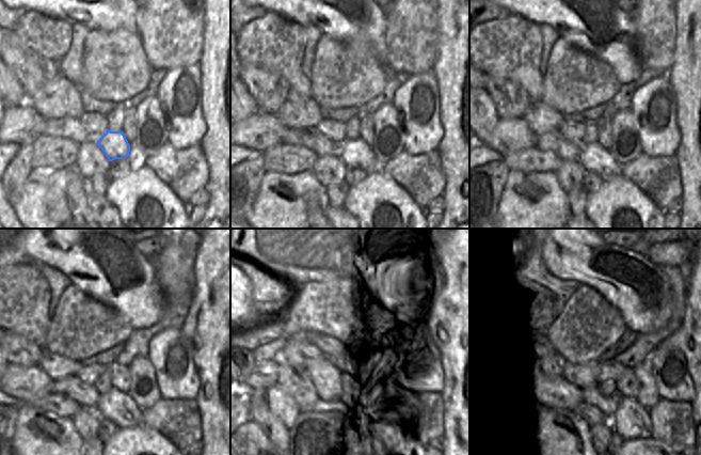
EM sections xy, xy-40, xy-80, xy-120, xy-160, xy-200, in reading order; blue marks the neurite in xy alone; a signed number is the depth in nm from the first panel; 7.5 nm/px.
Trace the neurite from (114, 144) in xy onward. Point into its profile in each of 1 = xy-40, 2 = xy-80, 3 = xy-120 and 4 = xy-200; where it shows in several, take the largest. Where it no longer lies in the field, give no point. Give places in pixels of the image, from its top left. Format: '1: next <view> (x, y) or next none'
1: next xy-40 (356, 153)
2: next xy-80 (593, 157)
3: next xy-120 (116, 405)
4: next xy-200 (608, 405)

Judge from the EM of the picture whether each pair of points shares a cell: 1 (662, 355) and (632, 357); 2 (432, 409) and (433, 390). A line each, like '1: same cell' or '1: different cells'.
1: different cells
2: different cells

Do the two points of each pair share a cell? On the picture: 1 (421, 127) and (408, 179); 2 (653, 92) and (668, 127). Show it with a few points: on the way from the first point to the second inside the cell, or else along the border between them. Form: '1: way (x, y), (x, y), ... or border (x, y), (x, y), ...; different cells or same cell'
1: border (404, 150), (410, 154), (437, 151); different cells
2: way (656, 102), (657, 122); same cell

